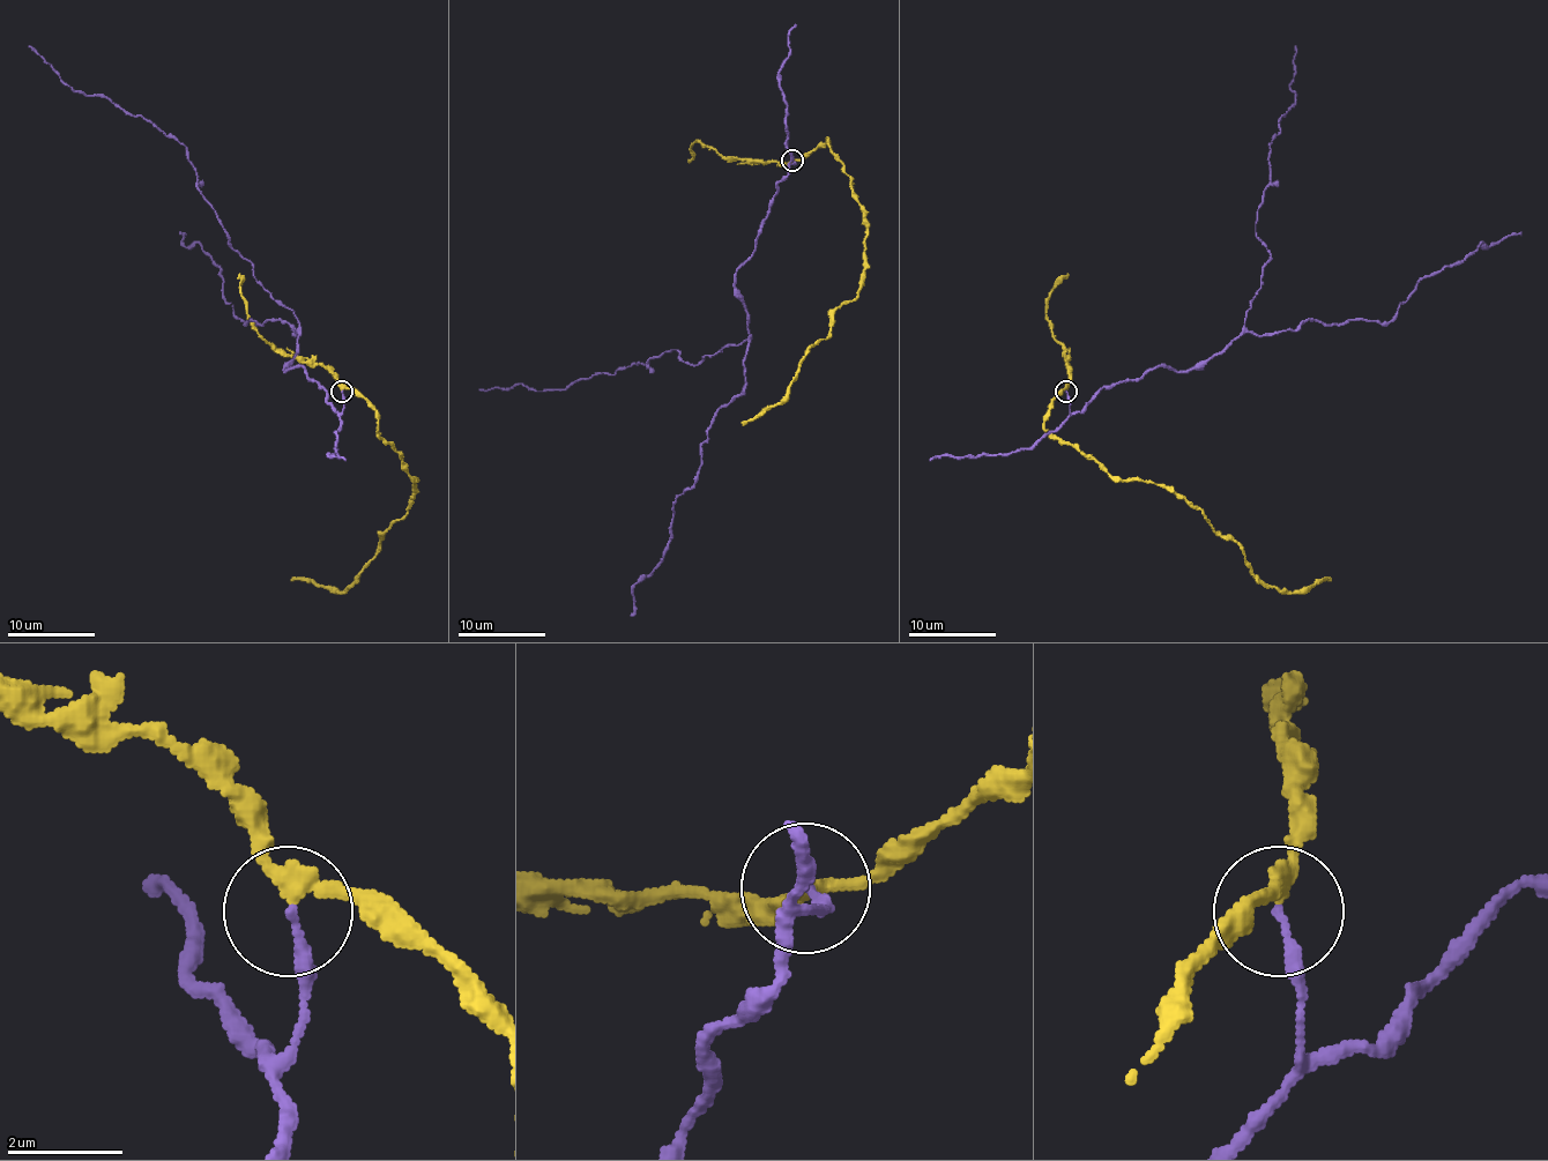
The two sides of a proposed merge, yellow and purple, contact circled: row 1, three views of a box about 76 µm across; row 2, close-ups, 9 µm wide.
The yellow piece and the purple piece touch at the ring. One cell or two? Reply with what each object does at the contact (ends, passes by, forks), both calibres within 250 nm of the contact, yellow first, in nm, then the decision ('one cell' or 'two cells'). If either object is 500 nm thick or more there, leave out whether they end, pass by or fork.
yellow passes by; purple ends; calibres 240 and 160 nm; two cells

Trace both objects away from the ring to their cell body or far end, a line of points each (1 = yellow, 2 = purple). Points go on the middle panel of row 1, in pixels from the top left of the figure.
1: (793, 161), (827, 139), (862, 207), (864, 283), (834, 312), (830, 334), (810, 349), (783, 397), (742, 425)
2: (793, 161), (735, 273), (746, 340), (696, 364), (675, 349), (553, 391), (479, 388)

